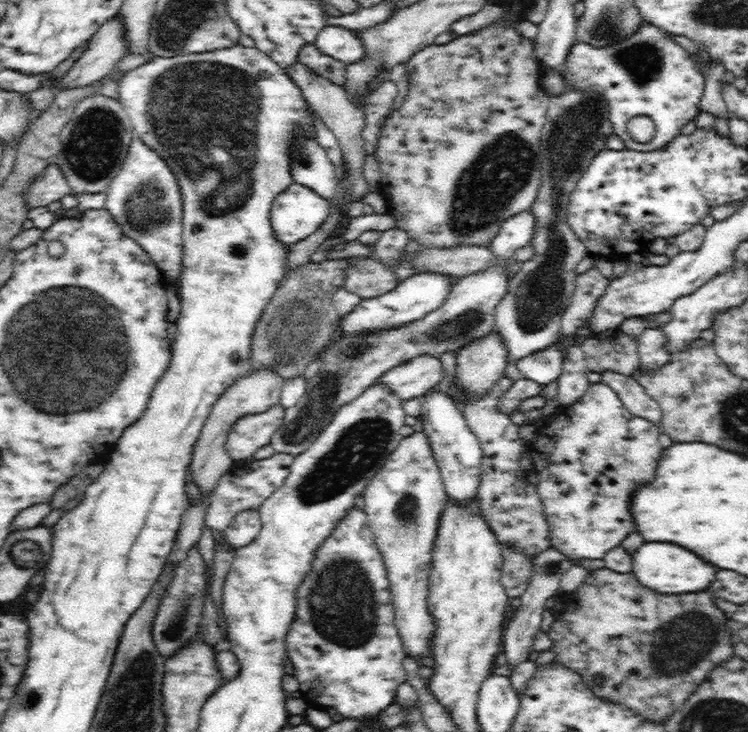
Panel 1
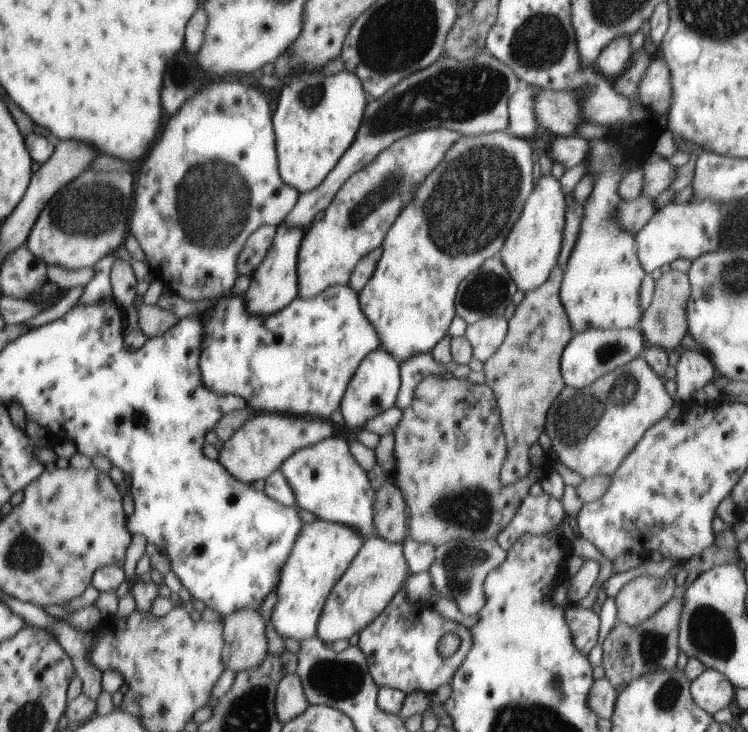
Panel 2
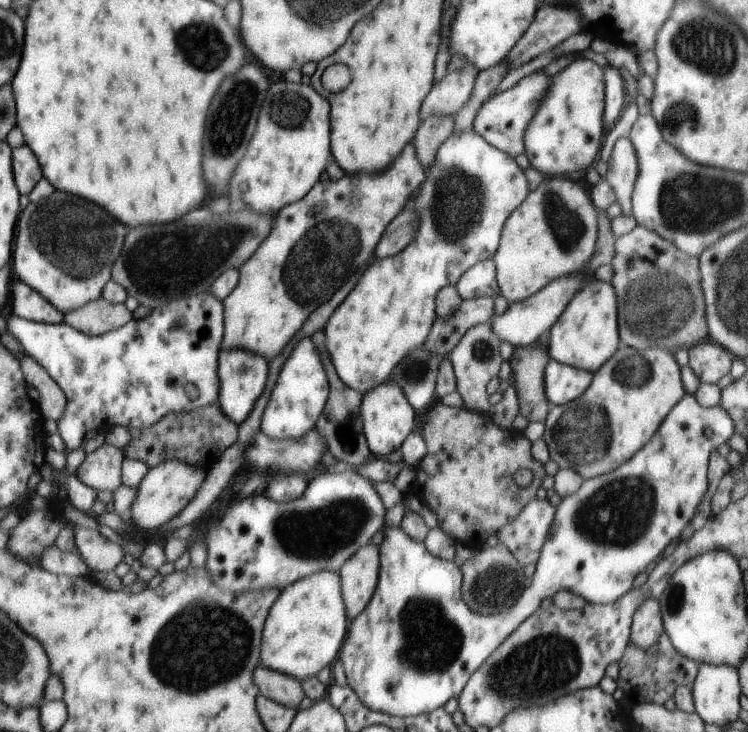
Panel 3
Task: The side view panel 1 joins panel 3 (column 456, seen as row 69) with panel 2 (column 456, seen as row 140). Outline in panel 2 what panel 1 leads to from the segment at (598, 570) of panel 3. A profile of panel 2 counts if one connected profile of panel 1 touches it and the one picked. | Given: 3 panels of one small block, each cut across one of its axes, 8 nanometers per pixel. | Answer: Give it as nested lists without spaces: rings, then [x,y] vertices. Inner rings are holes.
[[[404,584],[380,616],[359,632],[357,646],[365,654],[372,678],[380,688],[397,688],[405,695],[422,691],[430,696],[439,686],[452,680],[473,646],[473,638],[469,629],[443,617],[430,604],[410,602]],[[448,632],[454,632],[460,638],[460,645],[454,654],[442,657],[436,645]]]

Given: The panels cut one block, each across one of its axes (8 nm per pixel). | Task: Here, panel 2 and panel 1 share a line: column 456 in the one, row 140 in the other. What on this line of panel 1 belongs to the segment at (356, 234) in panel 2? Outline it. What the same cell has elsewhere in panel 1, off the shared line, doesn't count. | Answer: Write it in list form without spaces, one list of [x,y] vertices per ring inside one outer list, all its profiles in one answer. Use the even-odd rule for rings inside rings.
[[[134,136],[121,170],[108,183],[106,209],[126,236],[140,244],[156,263],[165,284],[175,283],[181,275],[183,255],[183,204],[180,188],[166,162]]]

